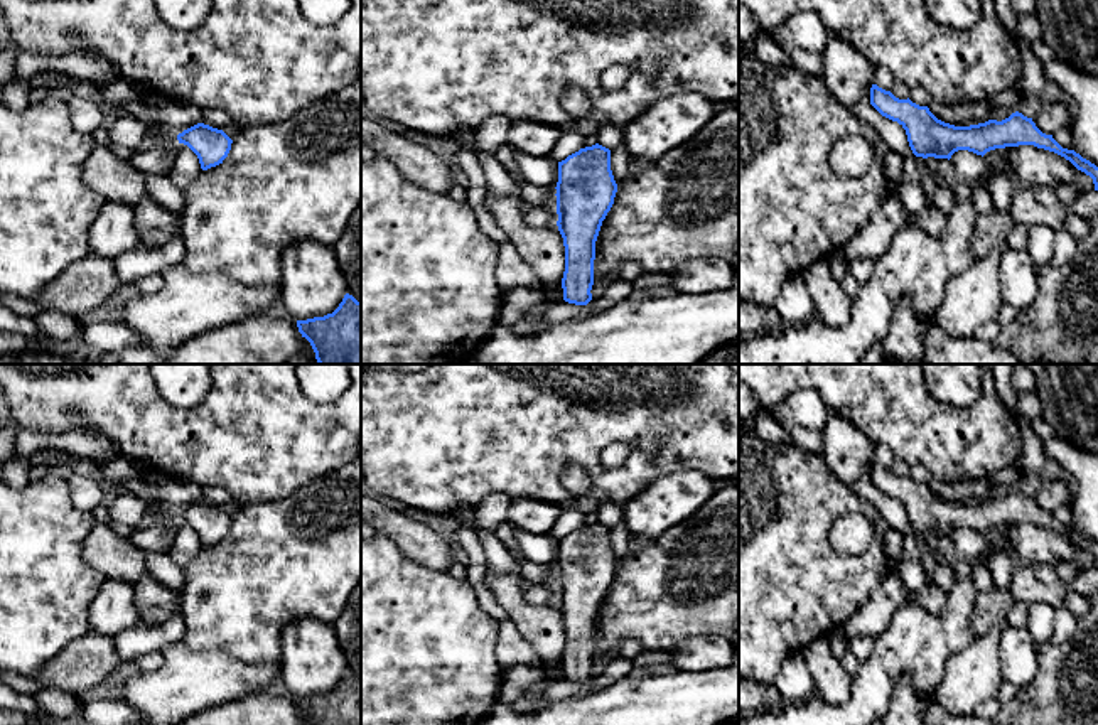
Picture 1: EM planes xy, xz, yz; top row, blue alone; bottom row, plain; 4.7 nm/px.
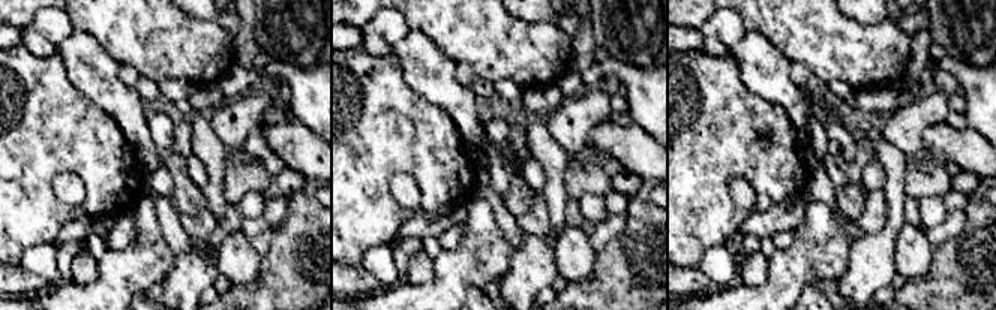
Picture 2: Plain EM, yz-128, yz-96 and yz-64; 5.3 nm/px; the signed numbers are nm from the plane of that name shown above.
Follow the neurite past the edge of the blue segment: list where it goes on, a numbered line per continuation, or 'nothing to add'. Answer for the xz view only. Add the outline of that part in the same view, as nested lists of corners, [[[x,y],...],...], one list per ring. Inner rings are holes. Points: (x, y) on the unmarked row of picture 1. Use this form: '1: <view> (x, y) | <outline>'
nothing to add

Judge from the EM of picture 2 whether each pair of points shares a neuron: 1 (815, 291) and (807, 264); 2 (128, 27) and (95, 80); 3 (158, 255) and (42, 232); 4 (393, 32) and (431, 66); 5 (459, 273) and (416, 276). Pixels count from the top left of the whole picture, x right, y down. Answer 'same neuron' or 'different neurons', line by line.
1: different neurons
2: different neurons
3: different neurons
4: different neurons
5: different neurons

